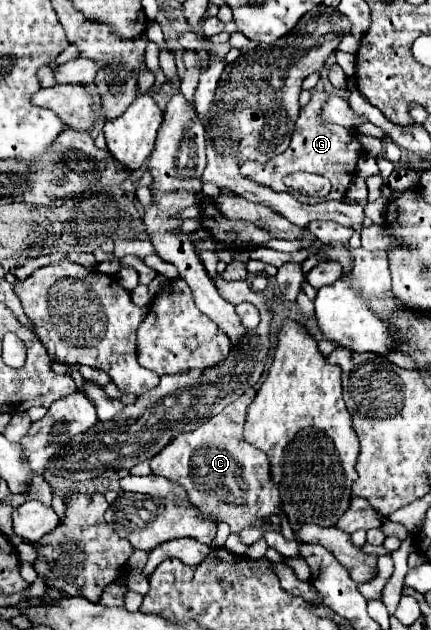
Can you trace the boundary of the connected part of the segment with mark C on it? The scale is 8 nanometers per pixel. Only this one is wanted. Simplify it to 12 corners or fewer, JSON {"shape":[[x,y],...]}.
{"shape":[[250,389],[150,461],[234,533],[282,517],[242,437]]}

